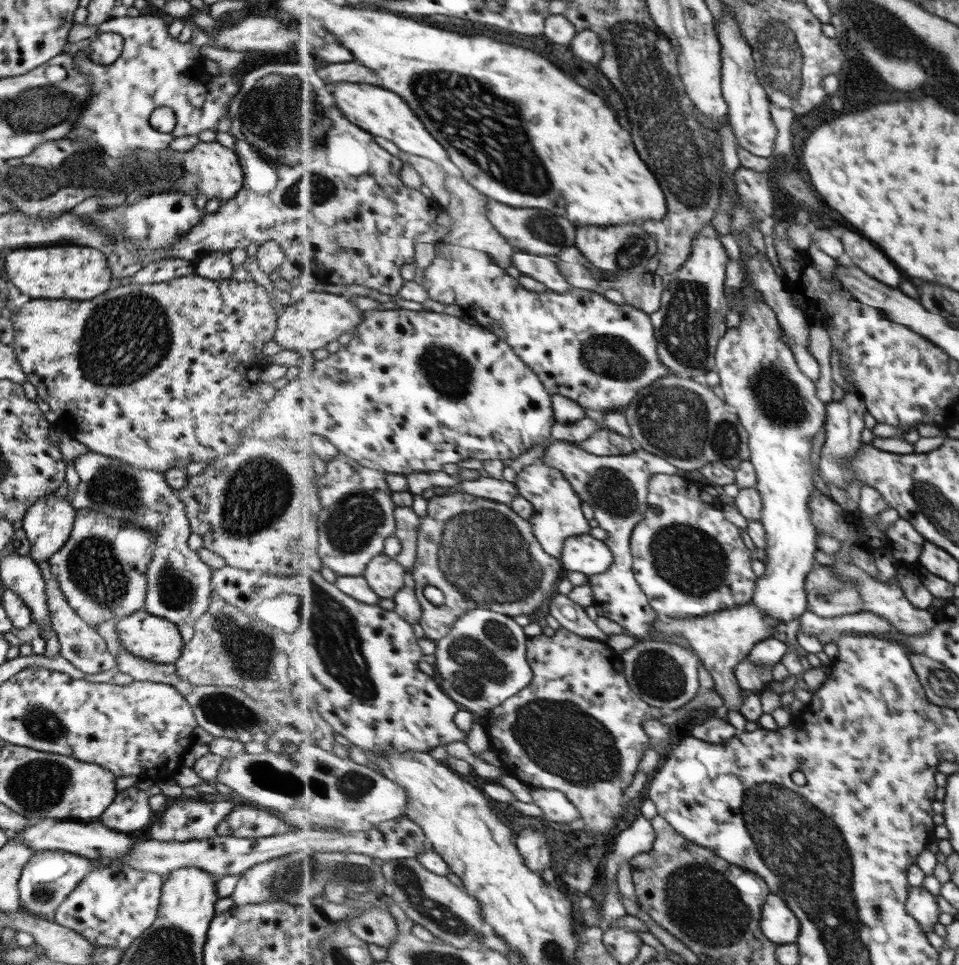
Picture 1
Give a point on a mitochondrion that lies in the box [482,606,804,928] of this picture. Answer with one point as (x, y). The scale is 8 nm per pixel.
(558, 739)

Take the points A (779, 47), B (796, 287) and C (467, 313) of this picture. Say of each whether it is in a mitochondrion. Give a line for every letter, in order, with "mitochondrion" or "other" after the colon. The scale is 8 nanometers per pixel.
A: mitochondrion
B: other
C: other

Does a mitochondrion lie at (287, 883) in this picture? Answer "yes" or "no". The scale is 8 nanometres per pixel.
yes

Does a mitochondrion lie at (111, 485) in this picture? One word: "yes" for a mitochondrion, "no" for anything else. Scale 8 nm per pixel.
yes

